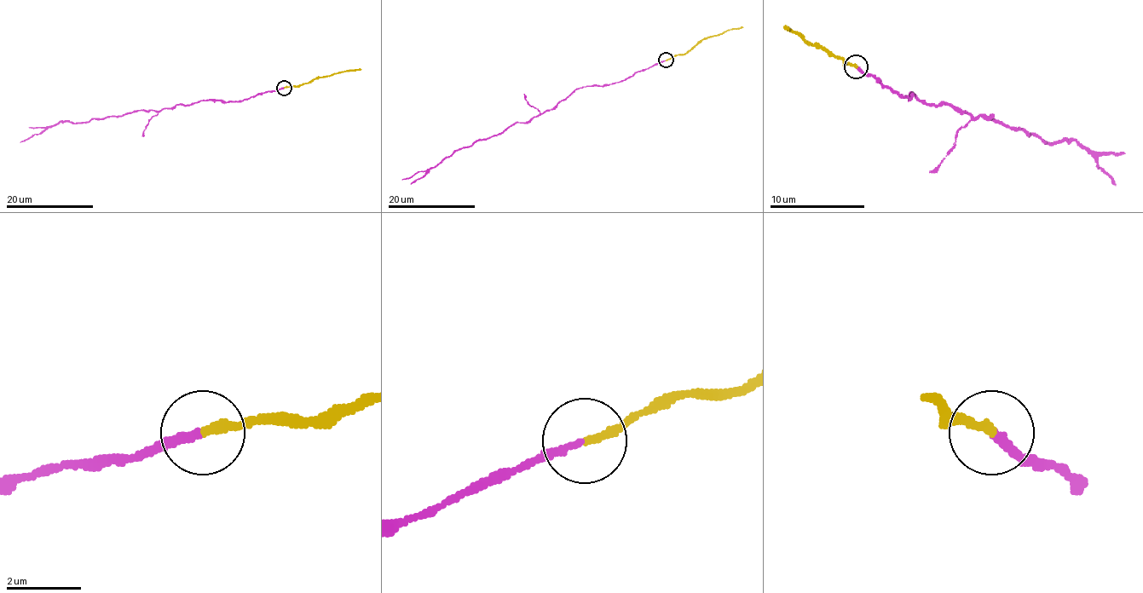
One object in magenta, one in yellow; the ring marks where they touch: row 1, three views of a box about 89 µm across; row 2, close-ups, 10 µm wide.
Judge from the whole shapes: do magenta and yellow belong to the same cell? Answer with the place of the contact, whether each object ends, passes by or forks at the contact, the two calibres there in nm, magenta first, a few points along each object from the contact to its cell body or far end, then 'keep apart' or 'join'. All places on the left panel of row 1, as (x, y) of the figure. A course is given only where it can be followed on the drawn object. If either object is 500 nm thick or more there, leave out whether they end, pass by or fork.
place (284, 88); magenta ends; yellow ends; calibres 200 and 240 nm; course magenta (284, 88), (241, 100), (204, 100), (88, 122), (60, 122), (20, 142); course yellow (284, 88), (361, 69); join

